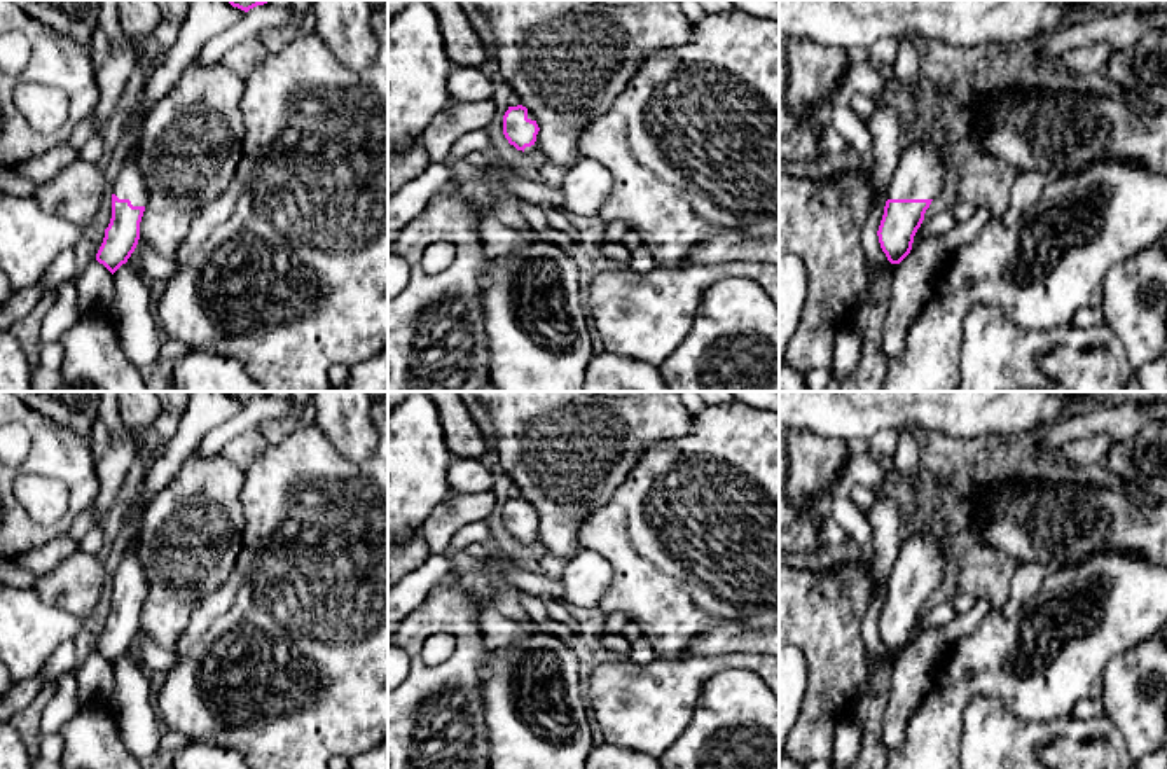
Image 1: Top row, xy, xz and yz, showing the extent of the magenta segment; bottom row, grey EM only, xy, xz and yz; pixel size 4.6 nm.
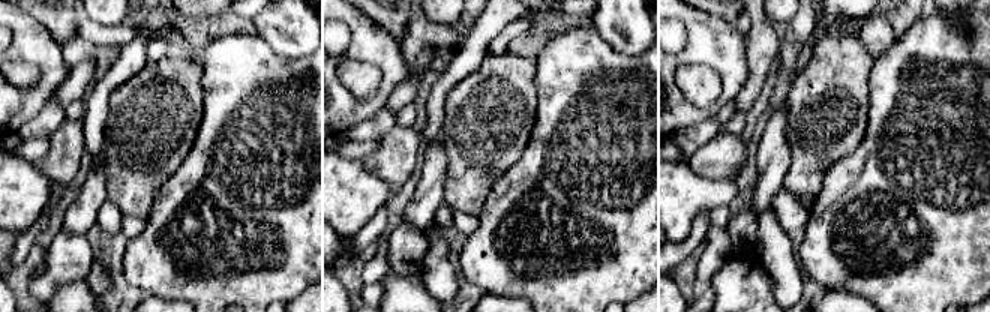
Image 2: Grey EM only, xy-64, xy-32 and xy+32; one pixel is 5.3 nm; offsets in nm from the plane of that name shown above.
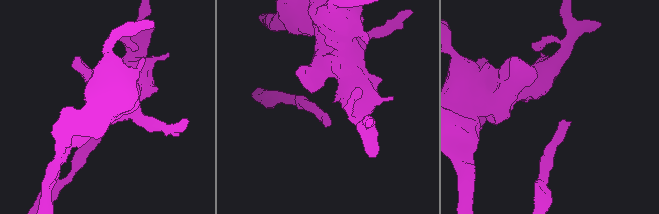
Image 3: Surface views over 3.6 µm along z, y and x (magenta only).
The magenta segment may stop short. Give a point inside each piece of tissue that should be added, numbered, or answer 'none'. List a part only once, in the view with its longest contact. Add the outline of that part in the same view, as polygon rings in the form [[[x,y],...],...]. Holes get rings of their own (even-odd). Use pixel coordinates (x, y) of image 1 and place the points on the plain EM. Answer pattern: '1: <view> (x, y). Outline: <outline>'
1: yz (919, 567). Outline: [[[914,526],[900,545],[887,591],[935,591],[943,580],[943,544],[928,526]]]

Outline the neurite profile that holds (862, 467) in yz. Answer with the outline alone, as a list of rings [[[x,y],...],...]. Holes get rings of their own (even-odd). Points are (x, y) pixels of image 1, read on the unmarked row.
[[[853,444],[844,474],[849,488],[860,484],[877,495],[872,509],[867,512],[872,540],[863,551],[863,558],[868,563],[874,584],[877,589],[882,589],[900,552],[903,517],[896,502],[882,491],[884,470],[865,446]]]

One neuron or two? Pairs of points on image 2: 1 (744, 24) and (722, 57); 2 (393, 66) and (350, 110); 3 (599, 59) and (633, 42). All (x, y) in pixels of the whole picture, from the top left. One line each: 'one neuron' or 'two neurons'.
1: two neurons
2: one neuron
3: two neurons

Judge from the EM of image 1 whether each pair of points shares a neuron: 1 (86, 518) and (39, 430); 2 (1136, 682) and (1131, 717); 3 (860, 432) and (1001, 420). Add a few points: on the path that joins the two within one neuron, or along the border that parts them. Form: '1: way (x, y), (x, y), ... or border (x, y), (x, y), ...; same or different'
1: border (93, 502), (74, 519), (67, 532); different
2: way (1136, 691), (1136, 708); same
3: way (895, 409), (966, 409); same

